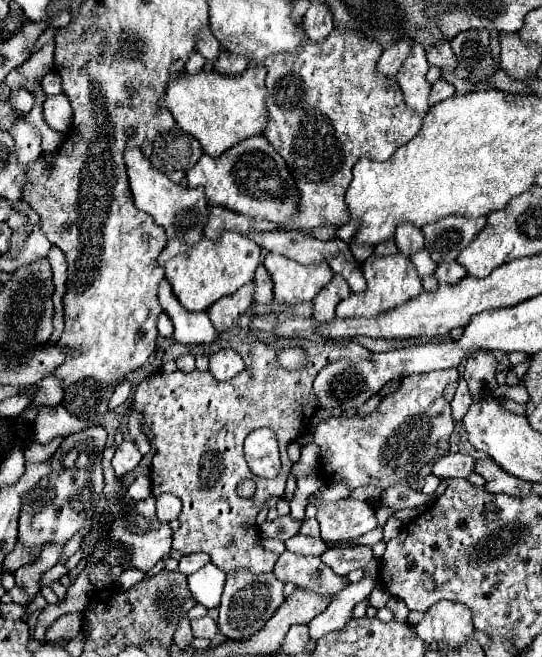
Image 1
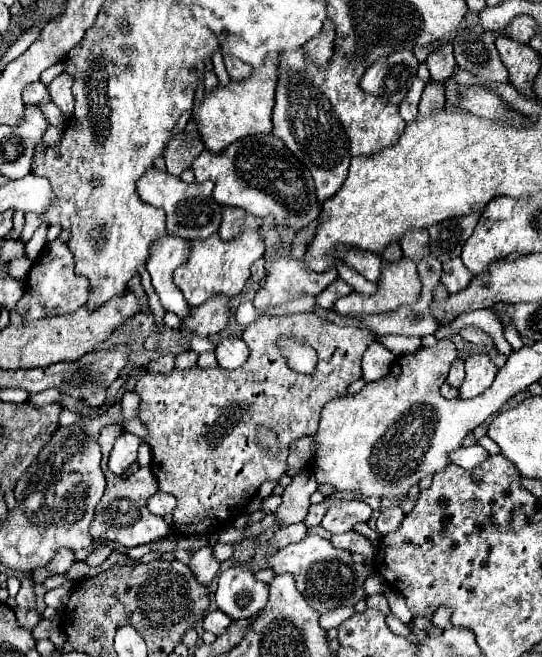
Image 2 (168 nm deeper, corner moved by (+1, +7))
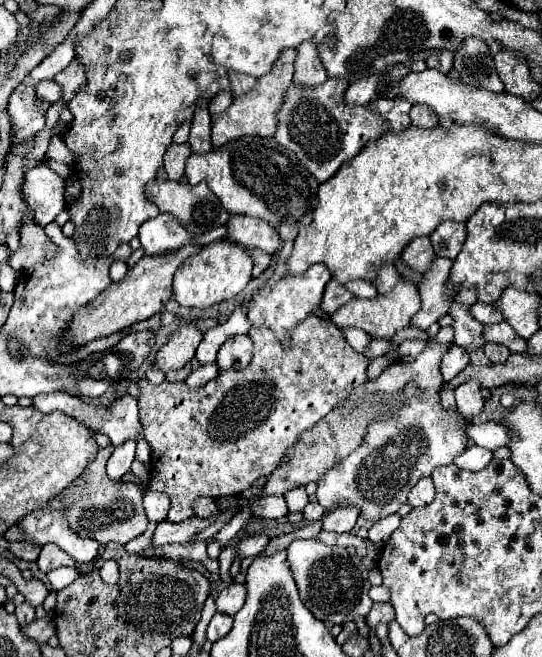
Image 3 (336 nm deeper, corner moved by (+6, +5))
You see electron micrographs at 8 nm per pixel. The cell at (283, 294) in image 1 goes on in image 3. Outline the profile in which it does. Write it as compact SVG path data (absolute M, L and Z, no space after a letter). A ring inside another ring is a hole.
M312 265L308 271L304 271L300 275L278 279L270 289L258 291L252 297L252 301L248 305L248 319L252 321L252 325L270 327L282 341L286 341L286 335L290 333L290 329L294 325L298 325L300 321L304 321L312 313L312 309L320 305L324 287L330 281L330 277L332 275L324 265Z

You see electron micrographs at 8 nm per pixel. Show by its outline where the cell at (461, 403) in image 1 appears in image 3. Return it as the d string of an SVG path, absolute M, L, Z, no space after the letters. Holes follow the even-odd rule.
M450 345L448 353L442 357L442 365L440 365L444 381L452 381L468 363L470 363L470 357L468 357L466 349L462 349L458 345Z

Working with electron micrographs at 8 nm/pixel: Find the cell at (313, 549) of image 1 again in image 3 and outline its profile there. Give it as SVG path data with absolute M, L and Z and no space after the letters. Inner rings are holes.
M260 533L260 535L252 535L252 537L244 537L240 543L238 543L238 557L244 559L244 557L256 557L260 555L266 545L270 543L270 537Z

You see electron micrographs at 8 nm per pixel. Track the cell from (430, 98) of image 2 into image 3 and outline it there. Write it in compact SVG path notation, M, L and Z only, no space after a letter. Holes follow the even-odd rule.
M414 105L410 111L410 117L412 117L412 125L422 129L432 129L438 125L438 115L426 105Z

